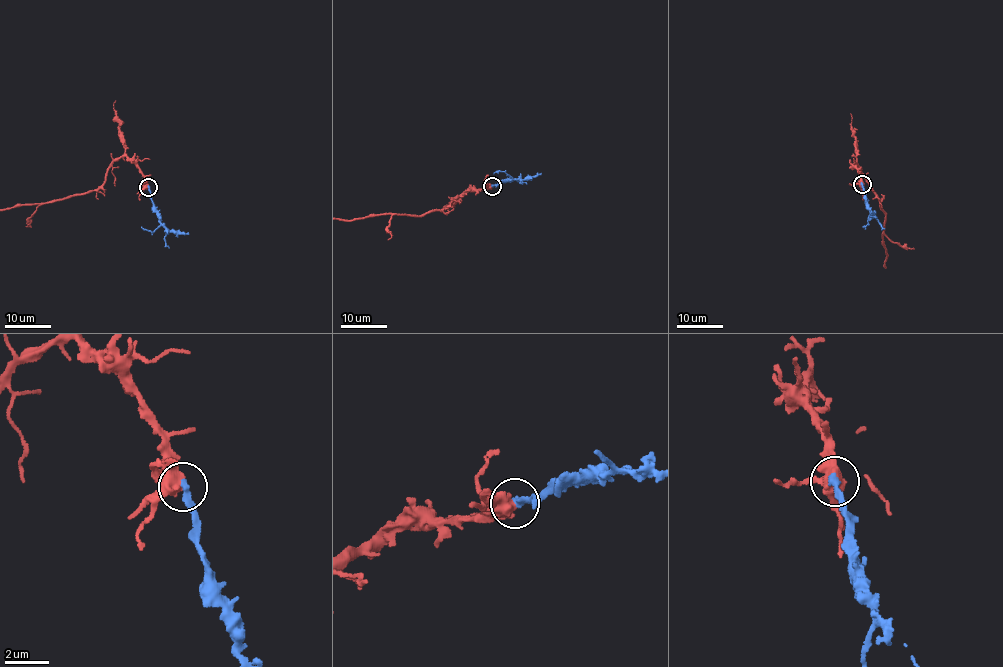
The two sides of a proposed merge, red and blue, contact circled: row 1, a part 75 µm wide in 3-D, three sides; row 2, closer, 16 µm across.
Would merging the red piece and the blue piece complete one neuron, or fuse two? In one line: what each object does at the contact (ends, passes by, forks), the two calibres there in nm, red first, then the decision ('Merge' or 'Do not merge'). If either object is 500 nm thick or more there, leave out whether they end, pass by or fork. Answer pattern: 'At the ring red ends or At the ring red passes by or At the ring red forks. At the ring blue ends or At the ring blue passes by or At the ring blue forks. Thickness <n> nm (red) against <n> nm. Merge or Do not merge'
At the ring red passes by. At the ring blue ends. Thickness 480 nm (red) against 320 nm. Merge

